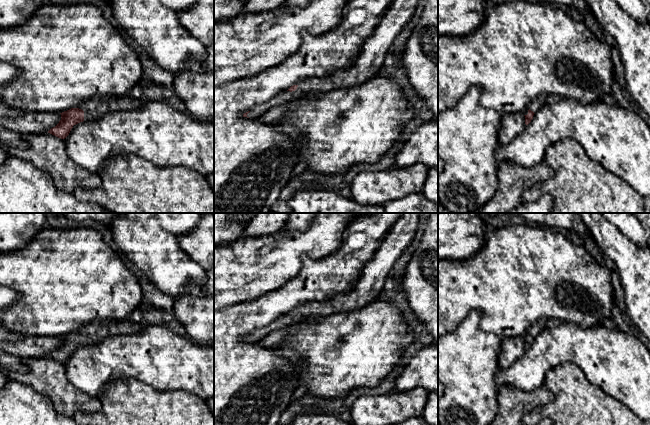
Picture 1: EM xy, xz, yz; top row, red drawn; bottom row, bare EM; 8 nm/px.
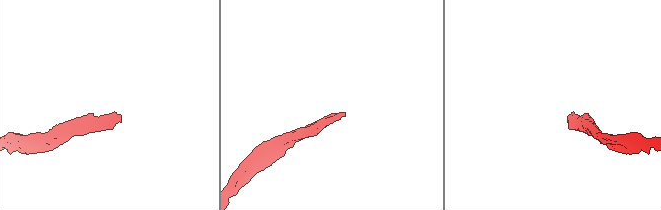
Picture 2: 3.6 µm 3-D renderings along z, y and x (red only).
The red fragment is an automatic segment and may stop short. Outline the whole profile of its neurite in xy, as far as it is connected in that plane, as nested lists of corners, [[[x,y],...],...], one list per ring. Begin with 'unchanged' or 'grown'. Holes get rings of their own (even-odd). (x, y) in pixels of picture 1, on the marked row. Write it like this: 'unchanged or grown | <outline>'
grown | [[[95,96],[86,103],[64,111],[59,123],[48,133],[65,139],[74,125],[103,117],[107,112],[132,110],[139,108],[146,102],[145,99],[134,100],[127,96]]]

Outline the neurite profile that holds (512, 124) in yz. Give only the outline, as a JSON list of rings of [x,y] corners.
[[[507,113],[501,115],[498,129],[500,144],[507,144],[518,136],[526,127],[524,113]]]

